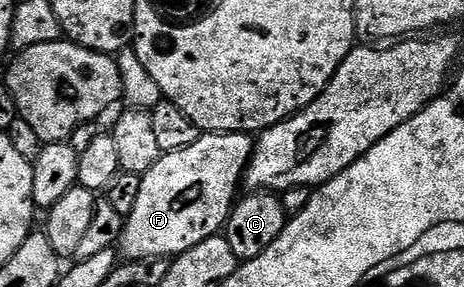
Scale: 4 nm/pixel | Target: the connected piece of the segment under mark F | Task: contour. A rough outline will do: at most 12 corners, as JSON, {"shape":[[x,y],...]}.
{"shape":[[207,133],[141,174],[125,261],[218,236],[253,158]]}

